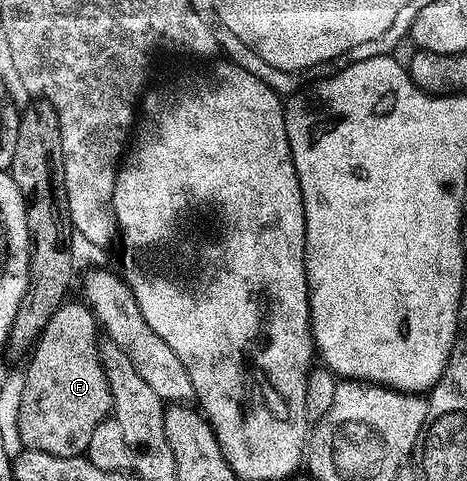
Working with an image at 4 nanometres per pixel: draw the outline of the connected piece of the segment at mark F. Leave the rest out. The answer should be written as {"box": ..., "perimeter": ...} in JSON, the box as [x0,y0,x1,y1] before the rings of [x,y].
{"box":[16,302,112,458],"perimeter":[[[65,302],[54,310],[50,322],[42,330],[36,347],[30,353],[32,361],[22,372],[24,385],[18,394],[20,405],[16,408],[16,432],[27,450],[42,450],[42,454],[54,454],[58,458],[83,456],[88,451],[90,434],[94,426],[109,417],[112,412],[112,395],[106,382],[106,374],[100,365],[98,349],[98,321],[87,303]]]}

